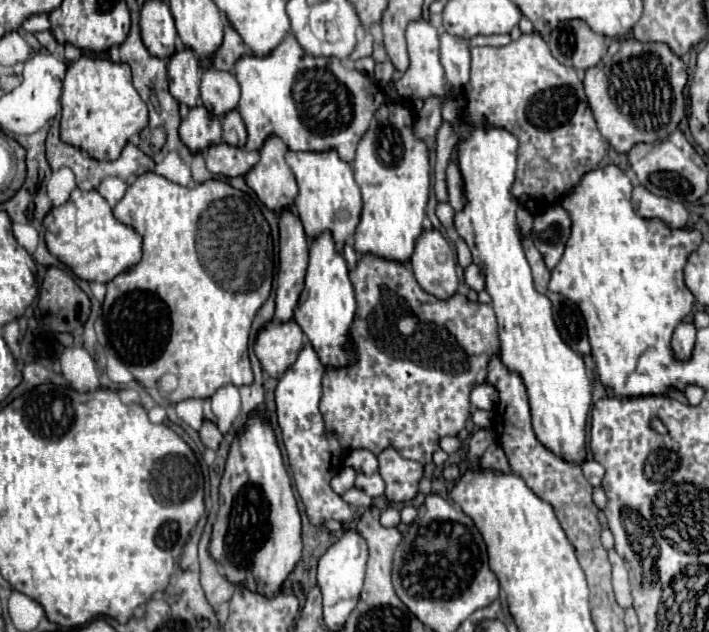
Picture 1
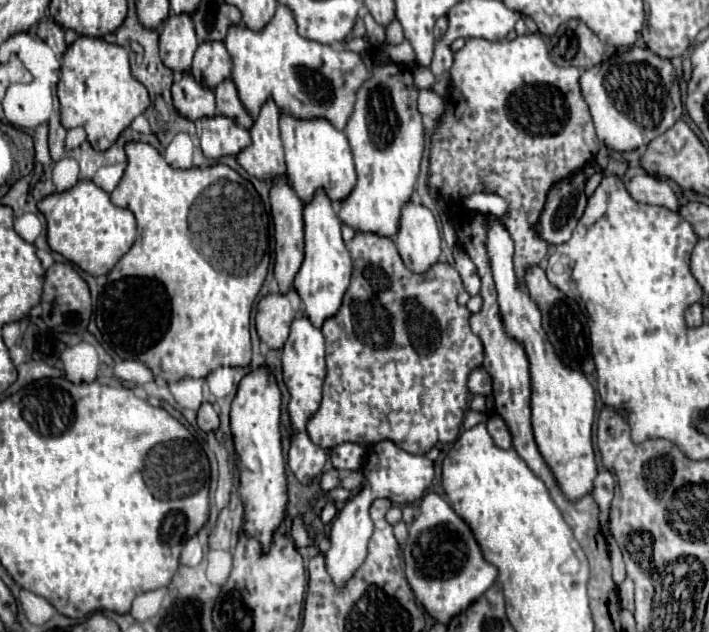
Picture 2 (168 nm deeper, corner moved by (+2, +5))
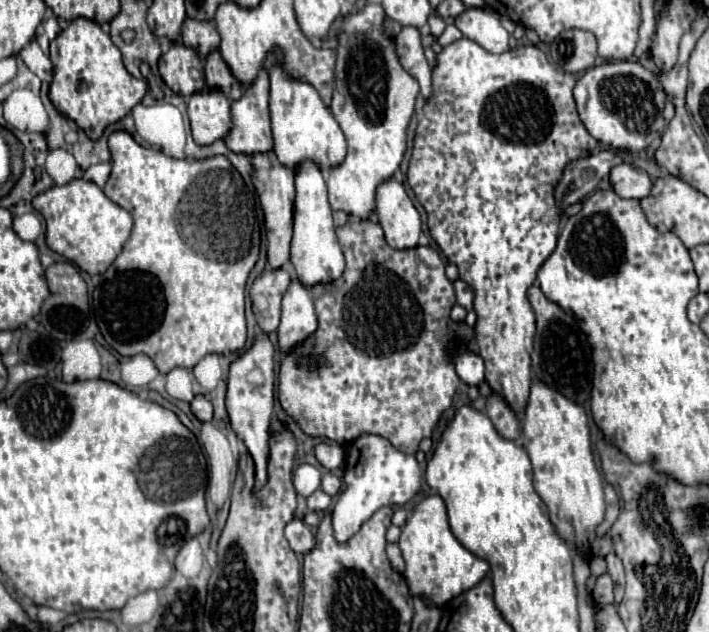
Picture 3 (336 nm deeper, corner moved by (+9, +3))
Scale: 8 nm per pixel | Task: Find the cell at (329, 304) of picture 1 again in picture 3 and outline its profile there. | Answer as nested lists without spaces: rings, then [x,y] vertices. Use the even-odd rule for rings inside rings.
[[[311,161],[301,163],[295,171],[295,233],[291,241],[291,263],[295,267],[297,279],[305,283],[305,287],[315,287],[317,283],[331,283],[339,279],[345,269],[345,257],[337,243],[331,209],[327,203],[327,185],[319,167]]]

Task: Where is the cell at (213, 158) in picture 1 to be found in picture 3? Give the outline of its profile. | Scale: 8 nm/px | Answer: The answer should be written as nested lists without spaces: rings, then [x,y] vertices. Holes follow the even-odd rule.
[[[197,93],[187,99],[187,113],[191,121],[193,141],[201,147],[211,145],[233,129],[233,117],[229,115],[231,103],[223,93]]]

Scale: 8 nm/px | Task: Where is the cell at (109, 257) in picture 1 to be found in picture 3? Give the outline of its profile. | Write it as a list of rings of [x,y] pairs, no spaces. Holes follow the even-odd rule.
[[[73,179],[67,185],[51,187],[49,191],[33,199],[33,207],[45,219],[47,245],[89,275],[107,271],[107,267],[123,249],[123,243],[129,239],[133,227],[131,215],[123,207],[107,199],[95,183],[85,179]]]

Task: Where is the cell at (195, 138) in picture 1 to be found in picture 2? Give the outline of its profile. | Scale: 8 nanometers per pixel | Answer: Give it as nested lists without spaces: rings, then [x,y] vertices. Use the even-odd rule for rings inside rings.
[[[176,73],[172,83],[172,99],[174,107],[188,119],[200,119],[208,117],[208,113],[216,113],[214,91],[198,83],[192,73]]]

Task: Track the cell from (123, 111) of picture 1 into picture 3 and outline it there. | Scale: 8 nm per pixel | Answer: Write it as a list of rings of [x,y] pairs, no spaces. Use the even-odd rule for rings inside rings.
[[[71,21],[69,27],[50,44],[49,52],[53,65],[49,99],[57,111],[61,111],[61,115],[69,115],[69,119],[73,119],[85,135],[89,135],[89,139],[99,139],[105,127],[129,115],[147,91],[145,81],[139,81],[127,73],[121,61],[121,51],[95,21]]]

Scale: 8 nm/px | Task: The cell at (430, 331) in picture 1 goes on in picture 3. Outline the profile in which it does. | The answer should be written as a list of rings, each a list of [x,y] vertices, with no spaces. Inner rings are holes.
[[[373,221],[347,223],[337,229],[337,237],[339,237],[345,261],[347,261],[345,273],[341,275],[341,279],[337,279],[333,283],[317,285],[311,289],[313,299],[315,299],[319,327],[307,341],[303,341],[295,351],[291,351],[289,355],[283,357],[281,373],[279,373],[279,403],[287,411],[287,415],[291,415],[297,421],[297,425],[303,429],[303,433],[309,437],[325,437],[325,439],[331,439],[331,441],[337,441],[339,445],[343,445],[343,443],[351,443],[353,439],[359,439],[361,435],[375,433],[375,435],[389,439],[389,443],[393,443],[399,451],[415,455],[419,449],[419,441],[425,437],[433,437],[439,419],[453,403],[453,395],[459,385],[459,377],[453,367],[453,355],[461,347],[471,351],[475,331],[465,321],[453,321],[449,317],[449,311],[455,305],[455,291],[453,291],[451,281],[445,275],[445,261],[439,257],[439,253],[435,249],[431,249],[431,247],[415,247],[415,249],[405,249],[405,251],[391,249],[383,237],[381,225],[373,223]]]

